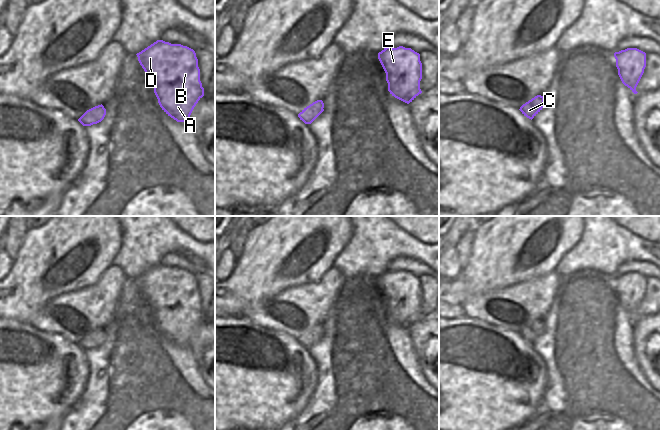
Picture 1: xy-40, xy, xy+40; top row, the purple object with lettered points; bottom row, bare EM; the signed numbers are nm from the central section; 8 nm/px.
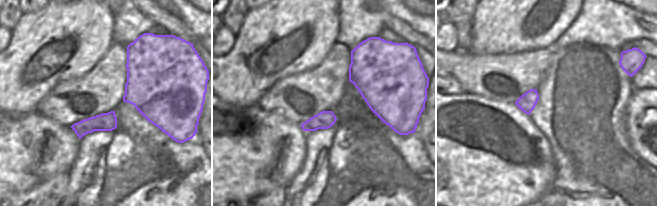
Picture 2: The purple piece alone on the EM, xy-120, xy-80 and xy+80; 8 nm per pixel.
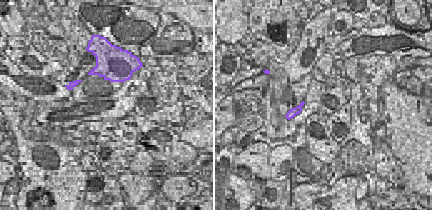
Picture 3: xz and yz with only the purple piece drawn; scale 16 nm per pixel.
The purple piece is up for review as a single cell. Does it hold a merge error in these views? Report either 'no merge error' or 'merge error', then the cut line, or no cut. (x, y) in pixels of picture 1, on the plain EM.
merge error | xy-40 (99, 329), (80, 346)

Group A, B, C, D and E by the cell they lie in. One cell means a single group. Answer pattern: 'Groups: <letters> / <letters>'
Groups: A B D E / C.

